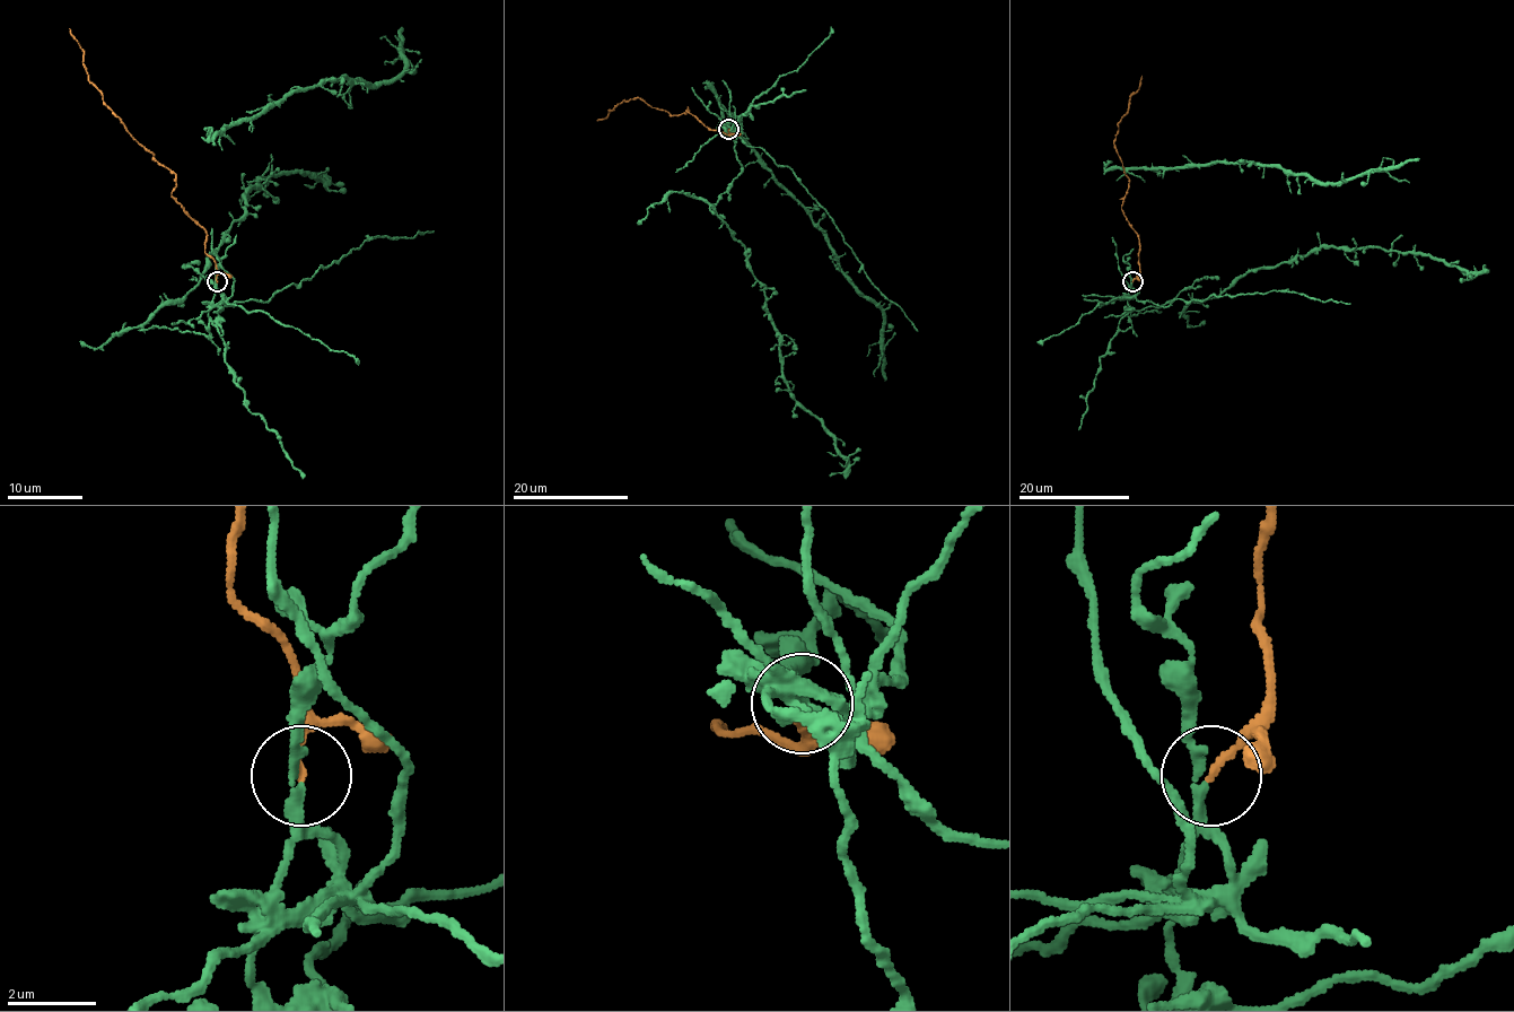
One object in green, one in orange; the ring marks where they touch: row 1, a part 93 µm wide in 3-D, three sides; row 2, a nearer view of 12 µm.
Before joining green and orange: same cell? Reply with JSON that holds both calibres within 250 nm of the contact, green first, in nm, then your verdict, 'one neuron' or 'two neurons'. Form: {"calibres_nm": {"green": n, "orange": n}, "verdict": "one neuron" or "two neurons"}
{"calibres_nm": {"green": 220, "orange": 160}, "verdict": "two neurons"}

